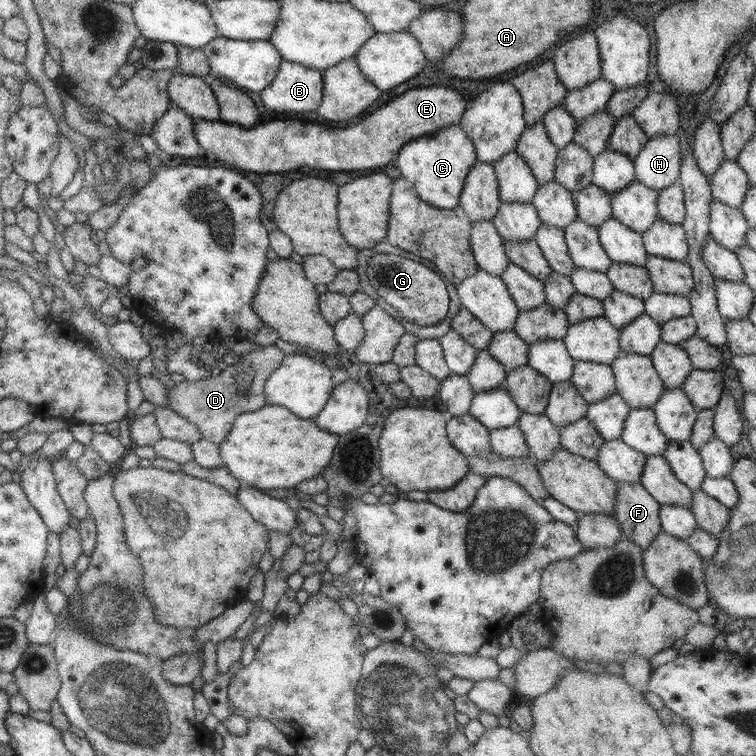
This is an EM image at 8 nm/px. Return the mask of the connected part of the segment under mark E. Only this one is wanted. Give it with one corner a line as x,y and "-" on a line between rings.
452,87
412,88
364,116
354,126
346,128
326,128
322,124
308,124
298,120
290,120
288,126
284,126
284,120
274,120
268,124
256,124
256,128
244,128
222,120
193,118
184,109
172,104
166,114
154,123
152,136
160,154
166,159
211,154
220,162
226,162
227,169
239,170
241,173
250,170
268,174
296,170
300,166
320,170
370,170
390,164
406,142
450,125
460,125
468,104
462,93

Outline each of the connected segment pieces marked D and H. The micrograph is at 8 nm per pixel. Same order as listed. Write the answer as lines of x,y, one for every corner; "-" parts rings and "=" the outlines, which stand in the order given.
258,345
248,353
240,355
240,359
228,365
217,377
205,377
197,381
184,380
167,389
168,407
176,414
194,424
203,438
216,444
222,443
226,435
236,421
236,417
242,413
255,411
266,405
264,394
268,377
282,364
287,355
276,345
=
662,134
655,138
649,138
640,154
633,159
635,179
660,192
679,181
681,158
680,138
676,134

